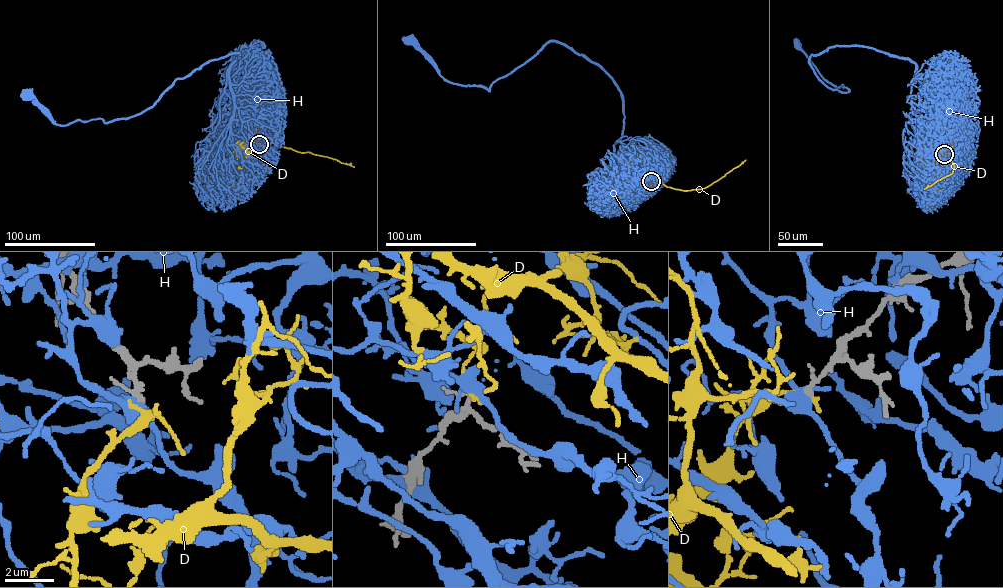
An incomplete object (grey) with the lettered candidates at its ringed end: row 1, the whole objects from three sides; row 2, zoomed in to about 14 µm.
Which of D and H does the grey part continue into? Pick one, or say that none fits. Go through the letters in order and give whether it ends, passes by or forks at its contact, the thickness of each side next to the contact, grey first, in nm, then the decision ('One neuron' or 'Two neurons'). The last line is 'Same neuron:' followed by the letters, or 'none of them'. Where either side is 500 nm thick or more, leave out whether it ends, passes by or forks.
D: It ends there. Thickness 200 nm (grey) against 170 nm. Two neurons
H: It forks there. Thickness 200 nm (grey) against 400 nm. Two neurons
Same neuron: none of them

